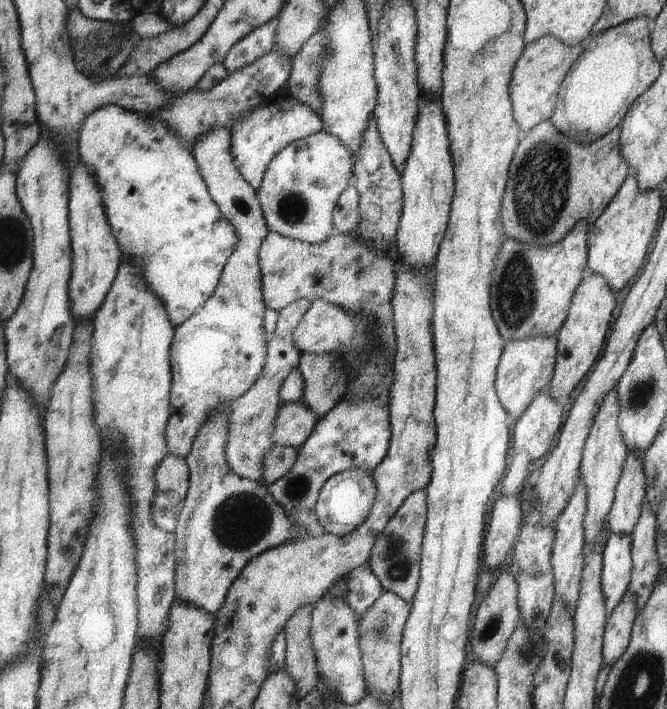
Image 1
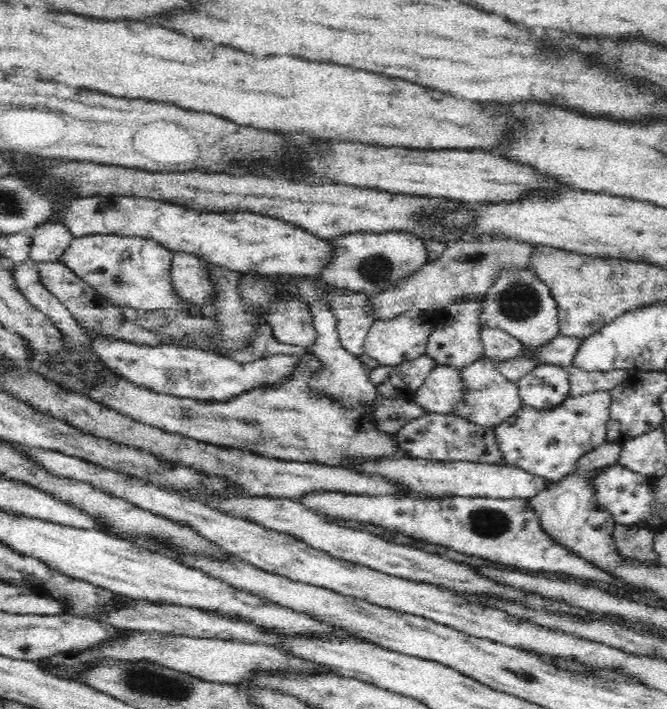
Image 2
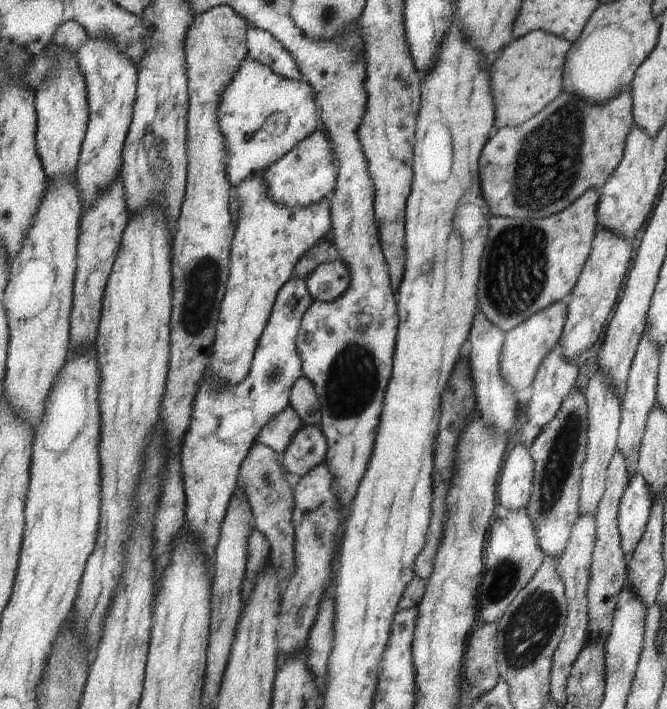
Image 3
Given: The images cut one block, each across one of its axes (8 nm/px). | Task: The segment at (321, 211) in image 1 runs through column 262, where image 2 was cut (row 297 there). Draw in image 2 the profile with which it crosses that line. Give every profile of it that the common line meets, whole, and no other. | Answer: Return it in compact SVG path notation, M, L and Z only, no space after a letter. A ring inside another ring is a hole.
M174 252L172 258L172 277L176 291L190 301L190 311L204 314L201 311L207 306L206 299L213 293L207 281L204 260L192 254Z

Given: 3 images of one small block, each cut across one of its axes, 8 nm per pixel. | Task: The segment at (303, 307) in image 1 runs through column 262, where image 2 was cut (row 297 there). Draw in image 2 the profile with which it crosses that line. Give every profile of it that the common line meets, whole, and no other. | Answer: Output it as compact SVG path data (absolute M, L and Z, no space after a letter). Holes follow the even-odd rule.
M502 238L466 240L445 243L445 249L429 263L397 285L373 296L377 320L390 320L407 311L438 314L458 302L474 301L494 286L499 271L506 267L530 268L534 245L520 240Z

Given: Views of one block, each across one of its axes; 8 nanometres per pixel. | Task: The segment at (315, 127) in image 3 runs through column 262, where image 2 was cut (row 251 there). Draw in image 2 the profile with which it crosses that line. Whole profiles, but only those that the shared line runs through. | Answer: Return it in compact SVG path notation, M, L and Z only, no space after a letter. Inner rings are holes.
M91 234L72 239L59 261L98 294L123 307L190 311L190 301L174 287L172 258L172 251L150 239Z

